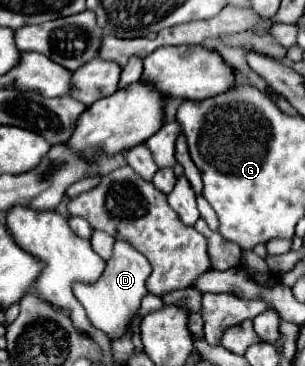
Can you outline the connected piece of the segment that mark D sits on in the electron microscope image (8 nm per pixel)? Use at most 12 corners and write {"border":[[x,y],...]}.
{"border":[[132,244],[96,284],[74,284],[90,324],[112,340],[140,308],[152,268]]}

